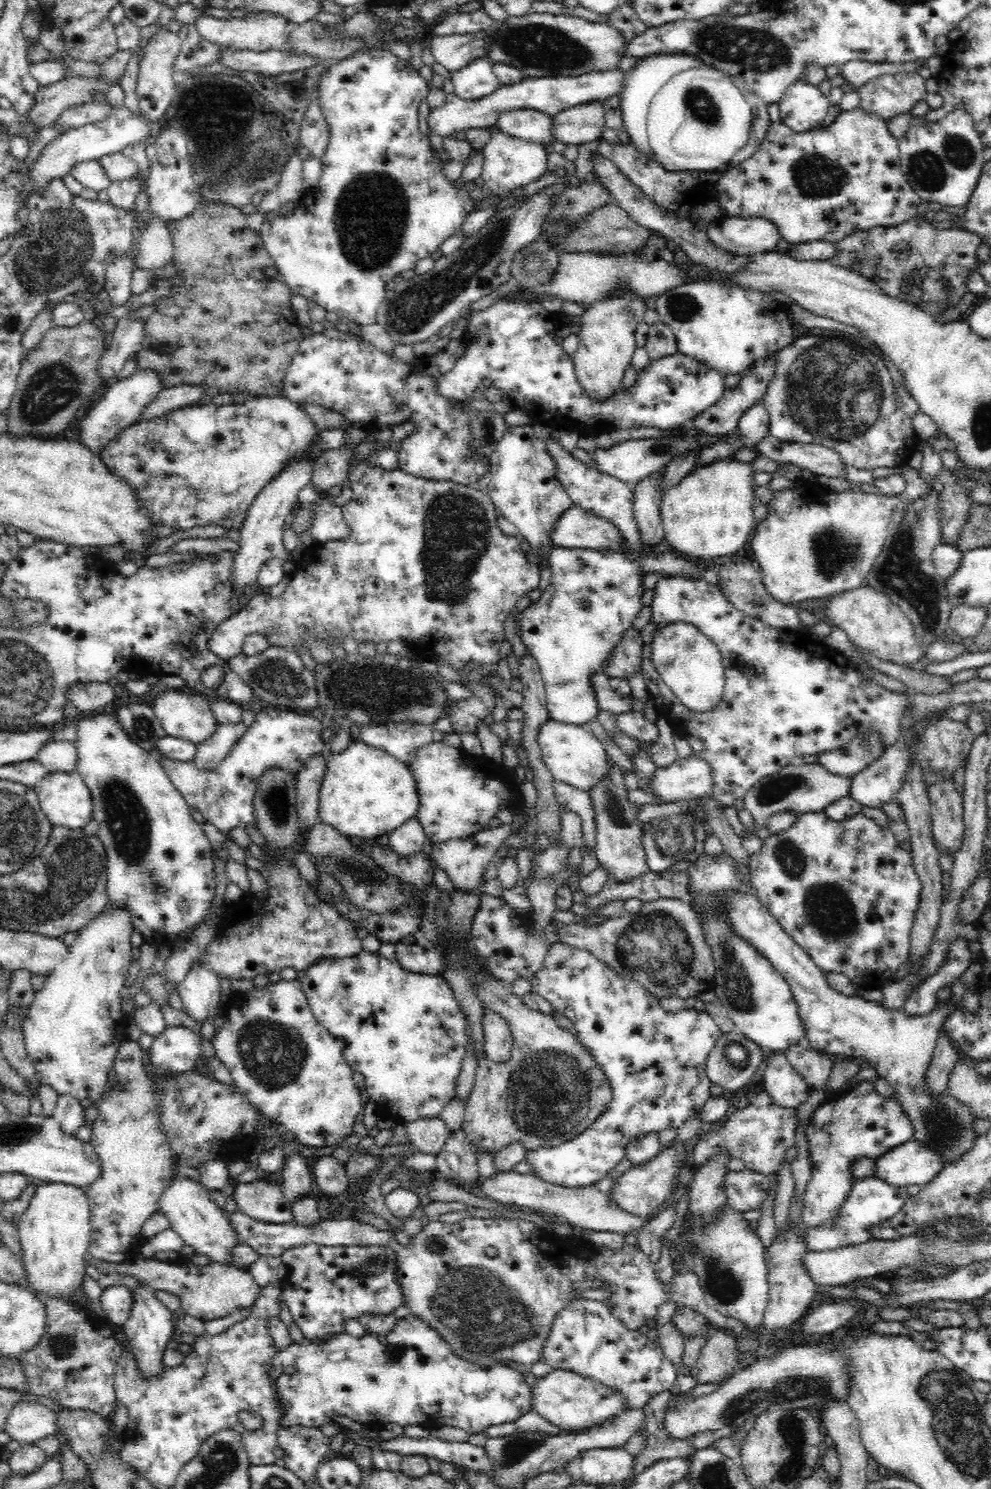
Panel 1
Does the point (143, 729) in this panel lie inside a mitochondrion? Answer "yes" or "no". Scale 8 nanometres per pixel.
yes

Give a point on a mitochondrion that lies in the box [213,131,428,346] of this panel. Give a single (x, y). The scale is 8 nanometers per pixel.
(367, 217)

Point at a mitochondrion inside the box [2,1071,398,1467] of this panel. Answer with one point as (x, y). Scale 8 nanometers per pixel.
(64, 1345)

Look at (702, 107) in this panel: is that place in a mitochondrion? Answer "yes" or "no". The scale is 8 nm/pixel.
yes

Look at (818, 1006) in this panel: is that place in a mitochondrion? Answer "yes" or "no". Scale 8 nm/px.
no

